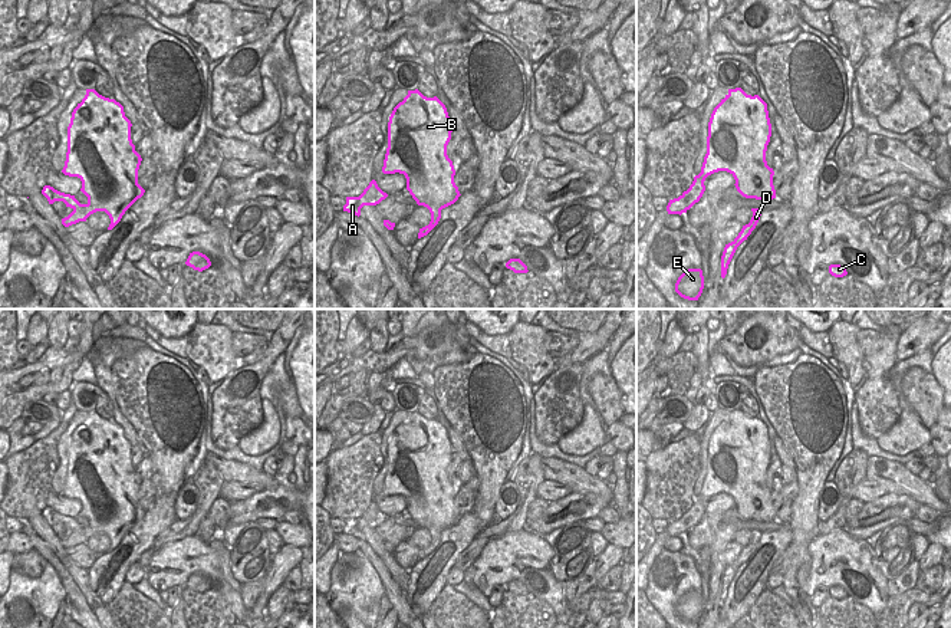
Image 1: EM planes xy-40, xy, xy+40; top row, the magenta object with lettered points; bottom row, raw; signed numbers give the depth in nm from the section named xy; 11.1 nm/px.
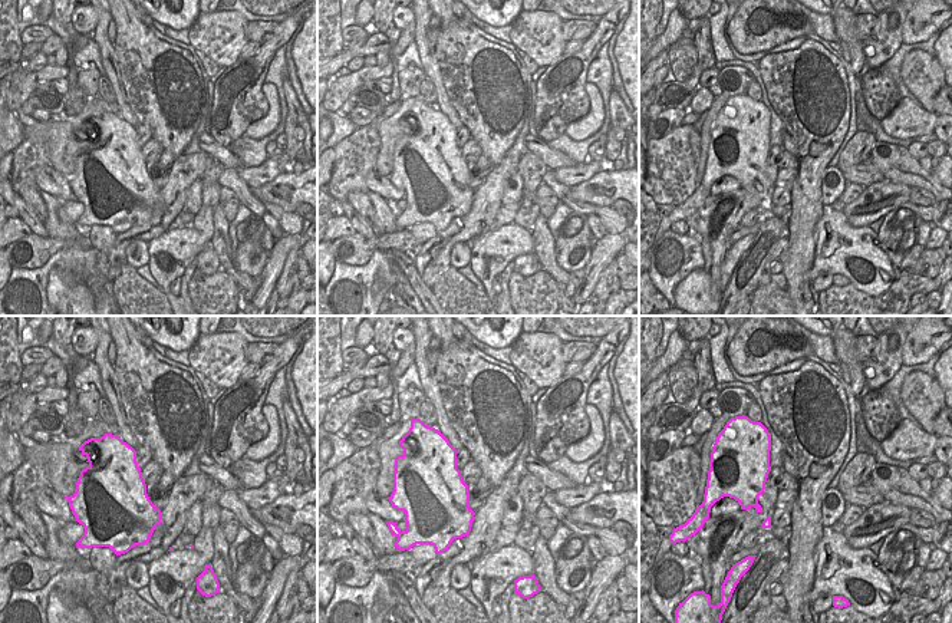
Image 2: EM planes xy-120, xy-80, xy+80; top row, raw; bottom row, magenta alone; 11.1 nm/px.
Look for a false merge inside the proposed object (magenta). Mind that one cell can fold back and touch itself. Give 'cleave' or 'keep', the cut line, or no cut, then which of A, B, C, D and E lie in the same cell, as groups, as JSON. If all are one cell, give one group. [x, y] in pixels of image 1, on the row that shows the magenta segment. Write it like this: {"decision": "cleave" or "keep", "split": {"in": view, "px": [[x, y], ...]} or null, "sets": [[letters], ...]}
{"decision": "keep", "split": null, "sets": [["A", "B", "C", "D", "E"]]}

